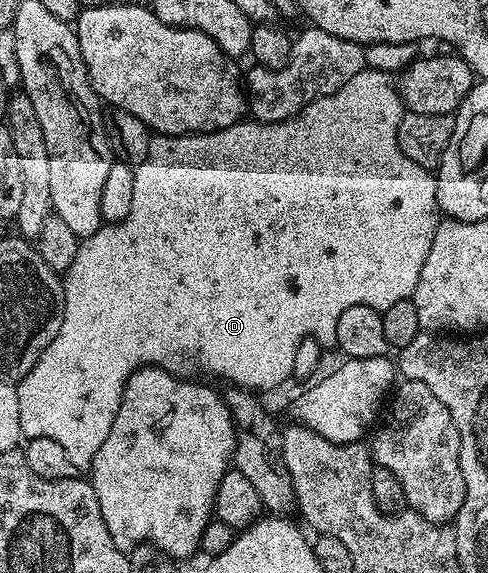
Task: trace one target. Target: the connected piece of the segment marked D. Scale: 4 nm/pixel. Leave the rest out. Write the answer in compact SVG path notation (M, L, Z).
M366 67L338 91L317 96L302 112L285 121L265 123L242 119L237 125L213 133L153 136L148 142L146 159L135 166L130 215L115 223L101 224L97 233L83 238L74 255L74 263L70 263L68 272L63 274L62 327L50 347L42 351L38 363L34 363L16 385L21 434L25 438L55 439L66 450L66 456L74 462L76 470L91 470L98 447L106 443L106 435L110 435L110 427L114 427L114 415L118 415L124 388L135 369L155 367L179 374L183 365L192 364L229 381L227 384L237 389L276 389L292 377L294 351L298 351L307 337L313 337L322 347L335 346L342 311L359 305L383 311L394 307L394 303L409 300L418 287L418 275L422 275L426 255L430 255L430 243L434 243L434 231L441 212L433 170L418 167L418 163L406 159L402 147L398 147L398 123L402 123L405 112L404 101L393 78L391 81L382 70Z

